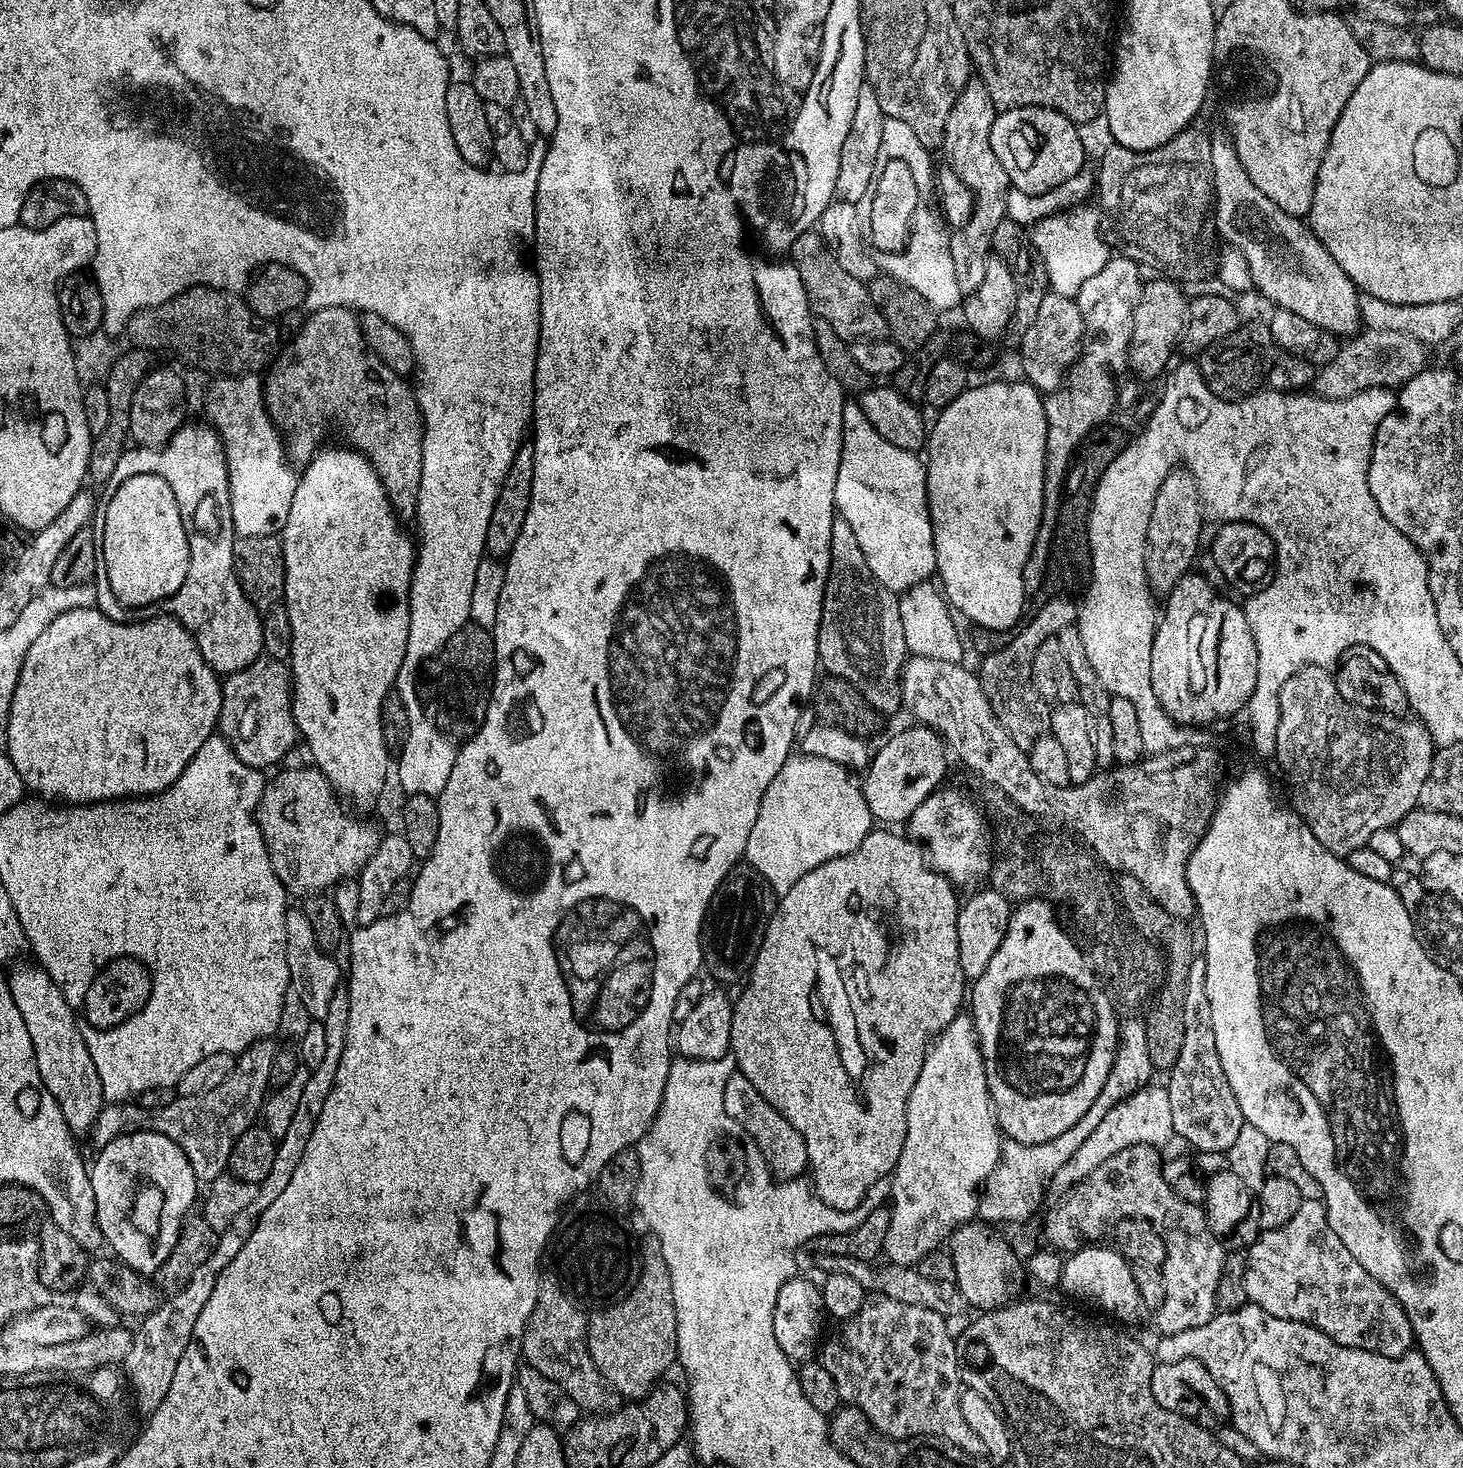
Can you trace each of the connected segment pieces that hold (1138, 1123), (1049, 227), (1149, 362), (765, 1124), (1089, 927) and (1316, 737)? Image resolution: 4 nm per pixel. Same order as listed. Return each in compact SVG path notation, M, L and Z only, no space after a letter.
M1147 1088L1141 1092L1130 1094L1124 1100L1118 1102L1110 1110L1106 1110L1106 1118L1094 1126L1094 1130L1086 1137L1086 1142L1078 1146L1076 1153L1054 1174L1050 1185L1050 1192L1053 1197L1059 1198L1065 1196L1071 1188L1078 1182L1082 1182L1091 1172L1098 1170L1106 1158L1114 1158L1118 1150L1126 1150L1130 1146L1138 1146L1145 1142L1151 1142L1153 1145L1161 1146L1168 1139L1173 1139L1174 1125L1173 1115L1170 1114L1170 1101L1160 1089Z
M1084 207L1065 208L1063 212L1055 212L1053 216L1042 218L1032 230L1032 244L1046 266L1051 291L1073 298L1078 290L1082 290L1082 282L1098 274L1098 270L1102 270L1102 266L1106 266L1110 258L1110 251L1108 252L1103 238L1100 237L1101 213L1095 207Z
M1156 278L1143 285L1140 289L1140 301L1134 310L1132 319L1132 337L1128 347L1128 368L1137 377L1159 377L1167 366L1167 355L1175 344L1181 343L1184 335L1184 322L1186 319L1186 297L1184 289L1177 281L1167 278Z
M739 1070L733 1072L726 1082L726 1086L722 1090L722 1102L726 1114L730 1114L730 1118L734 1118L734 1122L738 1122L738 1126L742 1126L742 1130L746 1130L746 1134L750 1134L754 1138L754 1142L758 1146L758 1150L762 1150L769 1168L781 1181L803 1177L809 1171L806 1142L802 1138L802 1134L798 1134L798 1130L794 1130L794 1126L790 1126L790 1122L786 1122L786 1118L782 1118L782 1114L778 1114L778 1110L774 1110L774 1106L770 1106L770 1102L766 1102L766 1098L762 1098L762 1094L758 1094L758 1090L754 1090L754 1082L750 1082L750 1078L746 1078Z
M995 794L988 800L987 815L992 815L992 824L990 820L990 843L992 845L992 867L990 869L991 887L1002 895L1009 902L1023 902L1025 900L1035 900L1037 898L1047 900L1056 910L1057 917L1066 929L1069 936L1080 946L1085 961L1089 968L1092 969L1096 979L1100 982L1104 994L1108 996L1108 1000L1112 1003L1112 1010L1116 1014L1117 1021L1127 1021L1131 1024L1138 1024L1143 1033L1144 1046L1148 1050L1148 1020L1152 1020L1152 1012L1156 1012L1156 1000L1160 1000L1160 992L1164 992L1164 984L1168 984L1168 948L1164 948L1164 944L1160 944L1160 940L1152 940L1152 936L1148 936L1148 932L1144 932L1144 928L1140 928L1140 924L1136 924L1136 920L1132 920L1132 912L1128 912L1128 904L1124 904L1124 896L1120 896L1120 880L1124 880L1124 876L1128 876L1128 880L1135 880L1133 873L1127 868L1121 868L1120 865L1112 864L1111 861L1105 860L1101 856L1101 852L1088 836L1084 836L1083 831L1079 829L1078 824L1071 824L1071 821L1065 820L1064 816L1056 816L1051 813L1043 813L1038 810L1035 814L1022 810L1016 804L1013 804L1007 796L1003 794Z
M1307 664L1290 674L1278 694L1278 706L1274 760L1280 763L1284 780L1292 787L1292 807L1326 850L1346 858L1350 850L1365 847L1370 834L1399 824L1407 812L1419 805L1422 782L1430 774L1434 755L1432 735L1419 720L1346 702L1338 694L1335 675L1323 664Z

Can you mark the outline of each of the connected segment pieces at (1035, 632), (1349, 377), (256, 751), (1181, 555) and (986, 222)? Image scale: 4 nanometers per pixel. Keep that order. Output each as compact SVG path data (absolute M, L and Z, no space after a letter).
M1067 595L1054 596L1045 601L1033 614L1032 621L1028 625L1025 623L1015 633L1017 636L1013 640L1006 641L997 652L990 653L978 667L980 685L990 702L992 713L1006 734L1010 734L1014 742L1025 750L1030 749L1034 741L1045 735L1050 728L1050 706L1036 694L1032 685L1030 666L1034 662L1034 650L1038 650L1042 642L1059 637L1062 629L1073 627L1078 615L1077 601L1072 601Z
M1364 330L1341 343L1334 358L1317 371L1314 381L1315 395L1325 400L1345 400L1371 388L1399 389L1407 380L1424 371L1425 345L1410 334L1397 330Z
M261 654L250 666L231 673L223 681L219 735L227 740L246 766L268 770L298 744L292 713L292 674L283 660Z
M1177 466L1158 486L1154 506L1148 519L1148 539L1144 550L1144 579L1157 597L1166 598L1183 576L1193 571L1196 551L1200 548L1200 527L1204 524L1200 491L1187 468Z
M972 78L952 107L950 118L946 120L942 155L948 159L945 160L947 167L958 174L960 181L972 191L974 201L970 218L961 228L951 233L953 236L947 237L950 258L954 258L954 278L958 278L961 294L978 290L990 261L988 251L992 248L992 240L997 239L998 224L1006 219L1006 198L1010 187L1008 170L1002 162L998 162L990 146L990 130L997 115L998 110L992 105L984 83L978 78Z

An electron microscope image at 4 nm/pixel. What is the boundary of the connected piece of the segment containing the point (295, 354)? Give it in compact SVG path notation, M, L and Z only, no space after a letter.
M317 307L315 311L316 313L314 313L313 316L301 326L300 333L298 333L292 340L292 345L290 345L288 349L285 347L283 351L275 357L271 367L267 369L267 372L269 371L268 377L265 375L262 380L264 385L264 409L270 414L270 418L276 423L276 426L280 429L281 433L286 434L286 451L288 459L296 466L307 464L308 461L316 455L318 445L321 443L319 440L323 438L324 431L328 428L328 420L330 423L336 424L337 430L348 439L345 440L347 447L354 448L357 452L362 453L374 466L374 470L378 474L378 478L386 490L388 501L392 503L393 512L396 513L401 521L411 521L416 514L418 490L420 489L420 483L422 482L422 438L424 437L424 420L420 416L419 406L416 405L416 393L413 385L409 383L405 377L394 374L394 370L390 370L390 366L386 366L386 362L382 362L382 358L378 358L373 354L371 348L368 347L368 343L364 341L364 335L360 329L359 315L357 315L353 309Z

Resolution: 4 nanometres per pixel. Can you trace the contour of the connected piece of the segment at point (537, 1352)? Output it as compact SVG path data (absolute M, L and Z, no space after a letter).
M541 1287L536 1295L536 1305L526 1322L520 1343L523 1363L534 1370L542 1370L550 1382L558 1382L558 1386L562 1386L562 1390L574 1398L581 1413L614 1412L621 1407L622 1397L604 1381L598 1366L594 1366L594 1358L590 1358L585 1309L568 1292L556 1288Z

